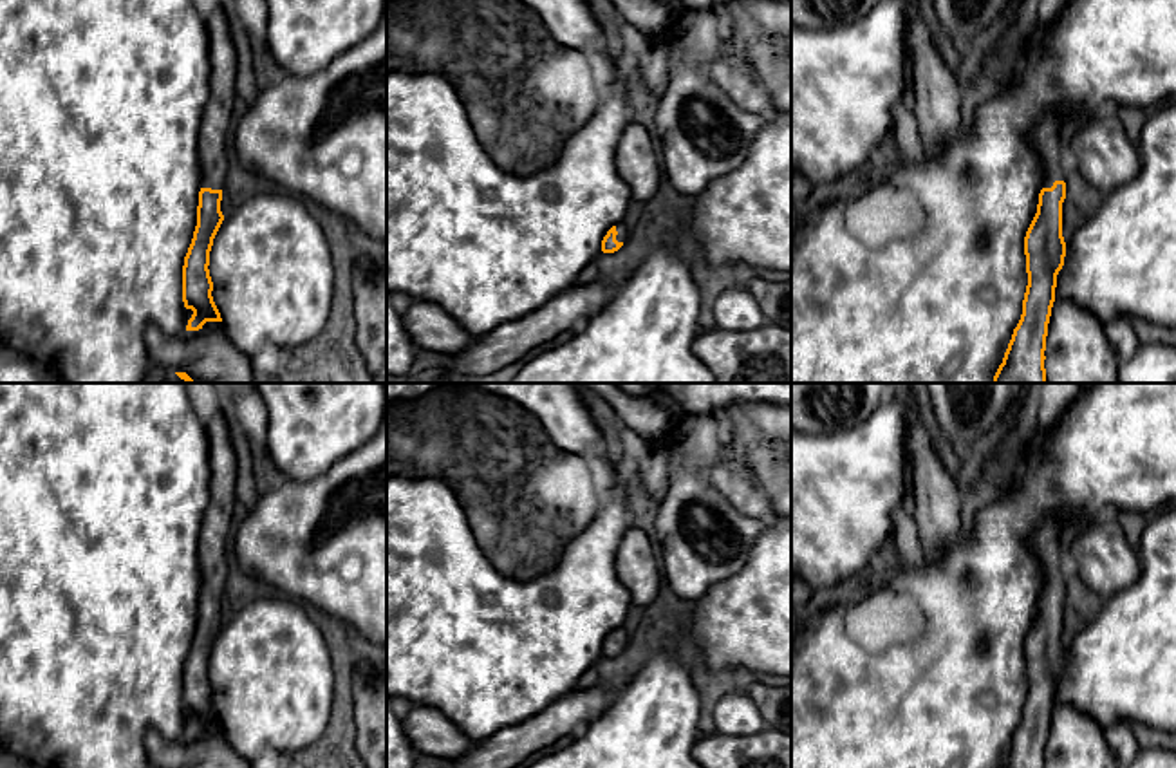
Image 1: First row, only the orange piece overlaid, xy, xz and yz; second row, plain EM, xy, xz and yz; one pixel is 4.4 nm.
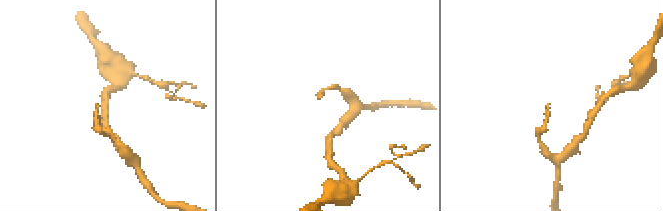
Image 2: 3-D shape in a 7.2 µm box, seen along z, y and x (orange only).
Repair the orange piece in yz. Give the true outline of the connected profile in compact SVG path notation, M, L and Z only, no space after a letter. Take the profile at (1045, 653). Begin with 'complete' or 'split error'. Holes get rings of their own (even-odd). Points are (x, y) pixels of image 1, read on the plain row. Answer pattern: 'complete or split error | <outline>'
split error | M1050 511L1026 539L1044 573L1037 618L1024 642L1028 690L1022 719L1013 734L1003 768L1044 768L1046 741L1055 707L1057 679L1064 670L1062 607L1066 587L1060 573L1062 528L1059 511Z

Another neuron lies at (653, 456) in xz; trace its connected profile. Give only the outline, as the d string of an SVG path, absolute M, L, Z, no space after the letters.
M620 419L618 436L623 455L636 461L639 473L638 490L650 508L667 495L672 475L670 437L676 432L677 426L661 439L647 439Z

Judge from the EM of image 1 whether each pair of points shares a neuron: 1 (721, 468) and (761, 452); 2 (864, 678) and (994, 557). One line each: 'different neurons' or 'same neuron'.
1: different neurons
2: same neuron

